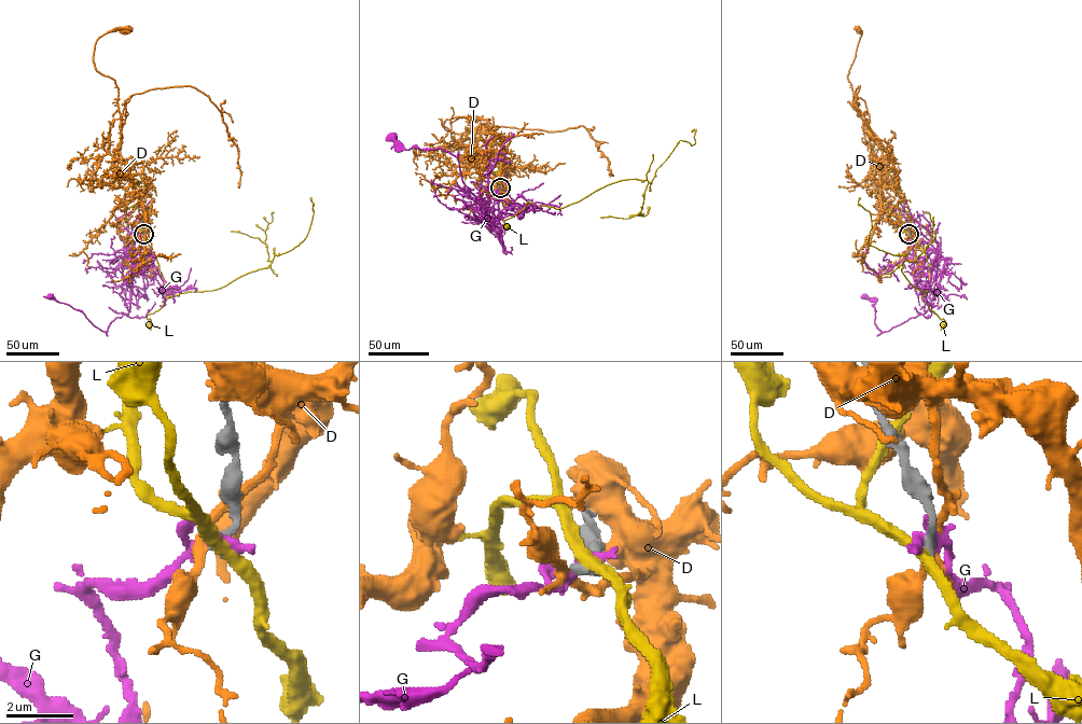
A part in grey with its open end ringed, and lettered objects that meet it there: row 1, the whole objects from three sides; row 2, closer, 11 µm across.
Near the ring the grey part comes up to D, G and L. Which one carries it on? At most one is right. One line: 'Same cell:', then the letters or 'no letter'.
Same cell: no letter

